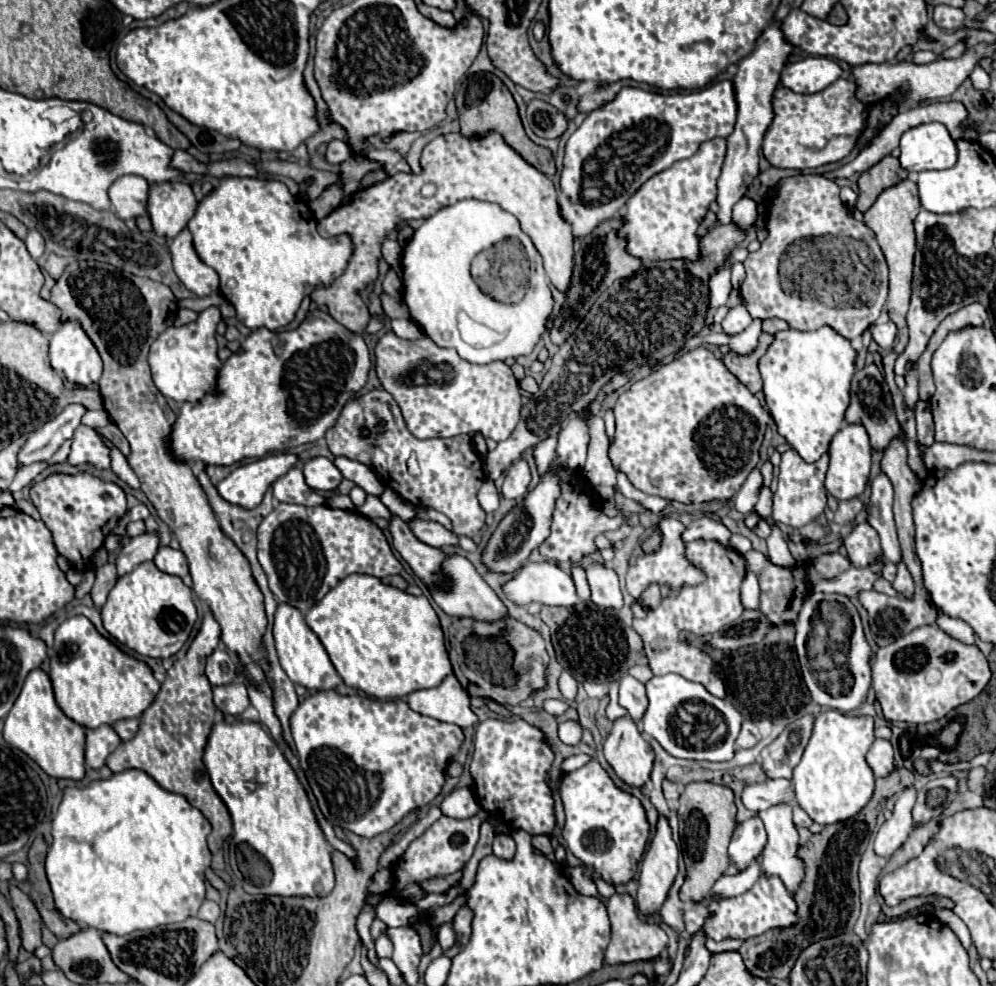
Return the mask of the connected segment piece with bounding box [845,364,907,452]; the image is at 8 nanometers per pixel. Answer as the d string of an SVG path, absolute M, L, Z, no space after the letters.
M869 364L863 370L855 372L855 376L851 380L851 404L847 408L845 420L849 424L861 424L867 430L867 434L869 434L871 446L875 450L879 450L879 452L885 450L891 444L891 440L895 440L895 438L907 440L907 434L903 432L903 428L897 422L893 400L891 400L891 392L889 392L889 388L885 384L883 374L879 372L879 368L875 364Z

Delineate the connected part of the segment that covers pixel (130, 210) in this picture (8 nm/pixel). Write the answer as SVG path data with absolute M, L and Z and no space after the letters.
M121 176L109 188L115 214L123 220L133 220L147 214L149 184L141 176Z

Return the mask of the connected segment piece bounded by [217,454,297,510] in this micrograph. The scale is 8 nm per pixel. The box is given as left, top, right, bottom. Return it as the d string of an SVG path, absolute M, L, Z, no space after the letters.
M273 454L249 464L235 468L223 482L217 484L219 496L229 504L237 504L245 510L251 510L261 504L265 490L293 468L297 456L293 454Z

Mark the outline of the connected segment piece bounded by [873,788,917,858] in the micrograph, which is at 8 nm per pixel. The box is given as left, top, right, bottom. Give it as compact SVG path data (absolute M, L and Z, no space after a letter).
M905 788L895 802L895 810L893 816L889 820L883 822L883 826L879 828L879 834L875 838L875 854L883 856L883 858L891 858L891 854L901 848L909 836L909 832L913 830L913 818L911 818L911 810L915 804L915 788Z

